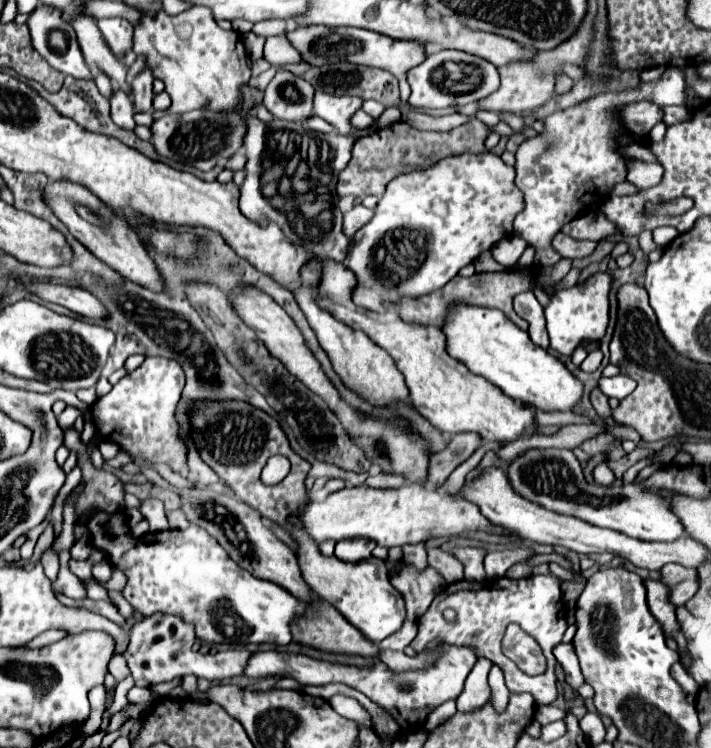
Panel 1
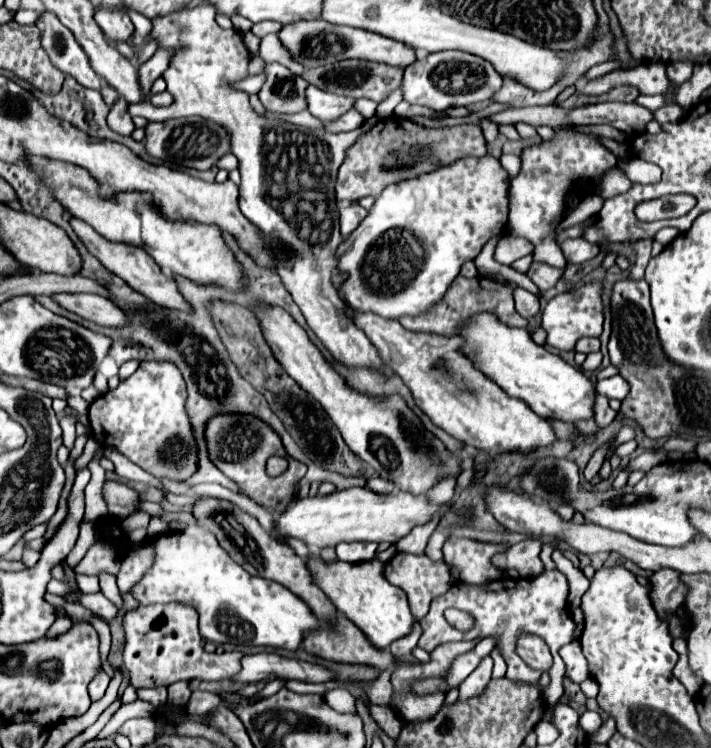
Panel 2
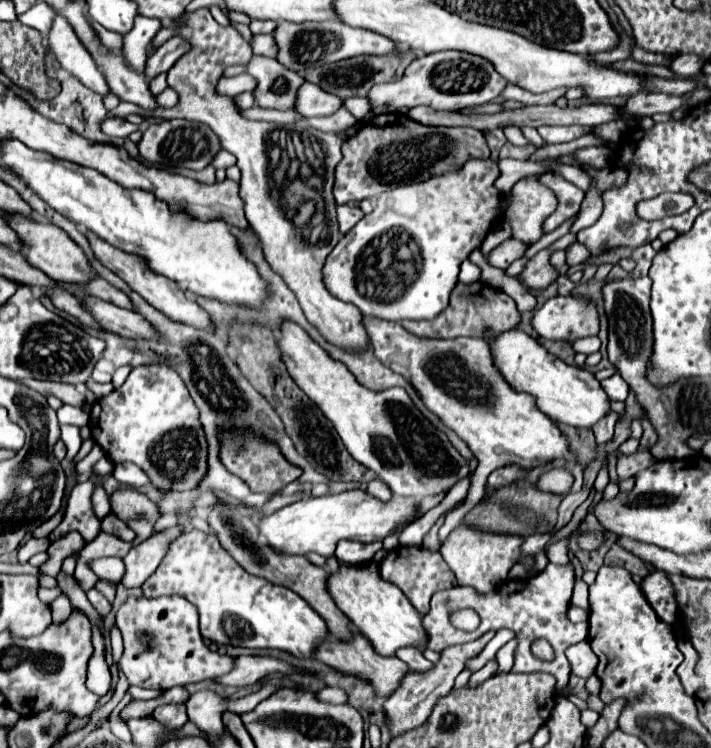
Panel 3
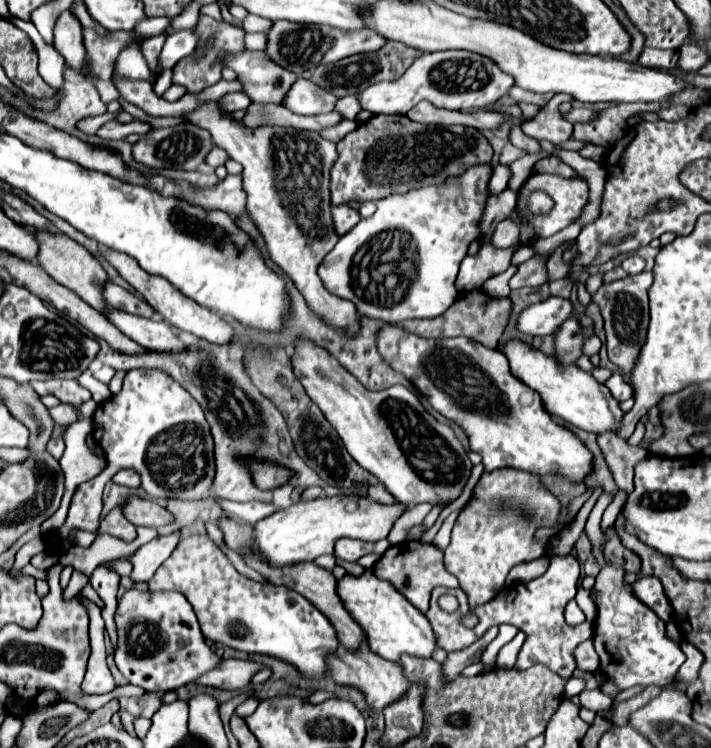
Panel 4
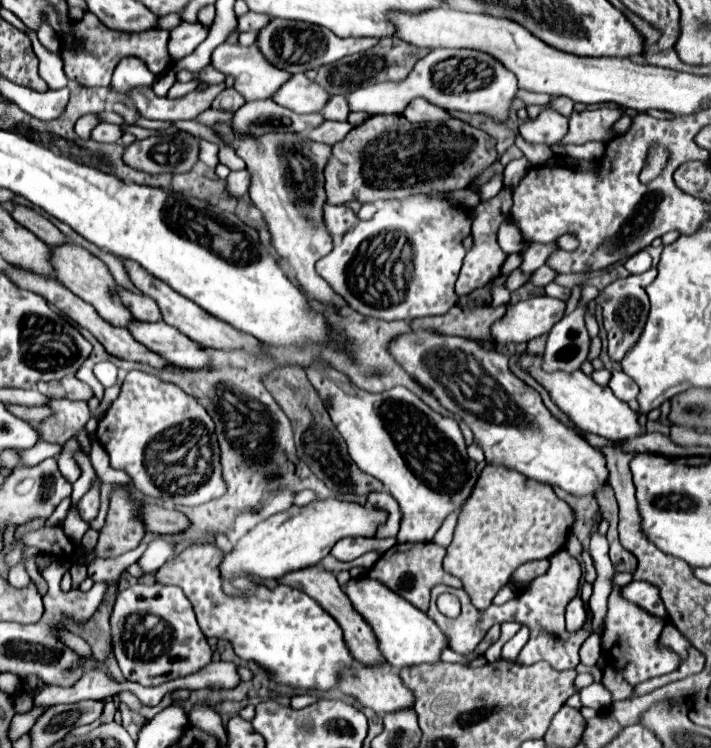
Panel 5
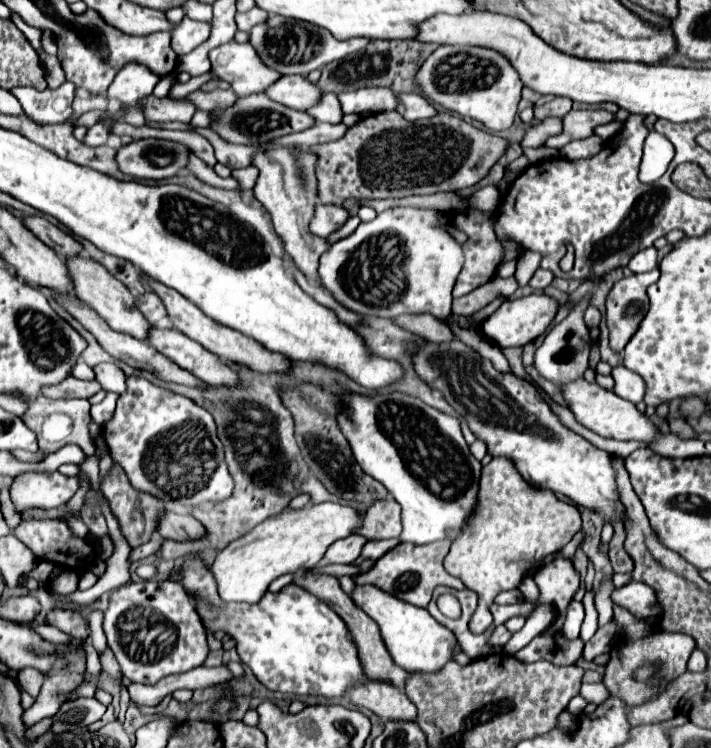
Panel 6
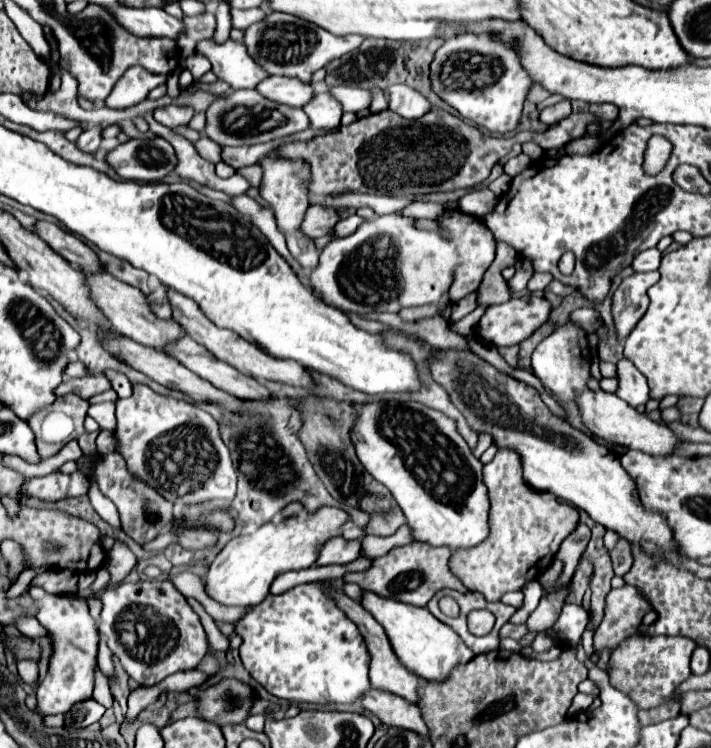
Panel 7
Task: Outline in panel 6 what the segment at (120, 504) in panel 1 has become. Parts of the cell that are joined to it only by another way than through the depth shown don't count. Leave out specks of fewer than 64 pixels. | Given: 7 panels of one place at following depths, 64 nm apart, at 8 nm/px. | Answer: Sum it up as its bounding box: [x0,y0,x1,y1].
[156,510,204,540]

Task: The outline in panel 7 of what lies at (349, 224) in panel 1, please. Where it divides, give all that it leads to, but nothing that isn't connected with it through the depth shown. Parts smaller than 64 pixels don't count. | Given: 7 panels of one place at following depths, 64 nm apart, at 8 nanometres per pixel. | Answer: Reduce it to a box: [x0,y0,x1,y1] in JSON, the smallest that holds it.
[302,204,340,238]

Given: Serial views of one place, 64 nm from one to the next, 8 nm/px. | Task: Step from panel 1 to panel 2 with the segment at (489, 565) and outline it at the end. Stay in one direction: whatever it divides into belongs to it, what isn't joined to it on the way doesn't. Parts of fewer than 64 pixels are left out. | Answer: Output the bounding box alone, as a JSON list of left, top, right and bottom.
[492,538,544,576]

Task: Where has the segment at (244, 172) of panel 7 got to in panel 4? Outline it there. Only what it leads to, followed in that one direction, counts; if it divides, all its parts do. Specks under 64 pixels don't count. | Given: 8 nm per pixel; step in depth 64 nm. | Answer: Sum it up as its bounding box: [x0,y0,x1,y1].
[172,176,246,218]

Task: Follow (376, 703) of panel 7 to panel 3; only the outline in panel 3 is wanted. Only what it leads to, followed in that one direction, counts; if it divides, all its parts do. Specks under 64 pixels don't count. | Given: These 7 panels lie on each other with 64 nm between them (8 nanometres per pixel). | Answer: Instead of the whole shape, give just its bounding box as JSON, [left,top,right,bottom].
[312,630,408,700]

